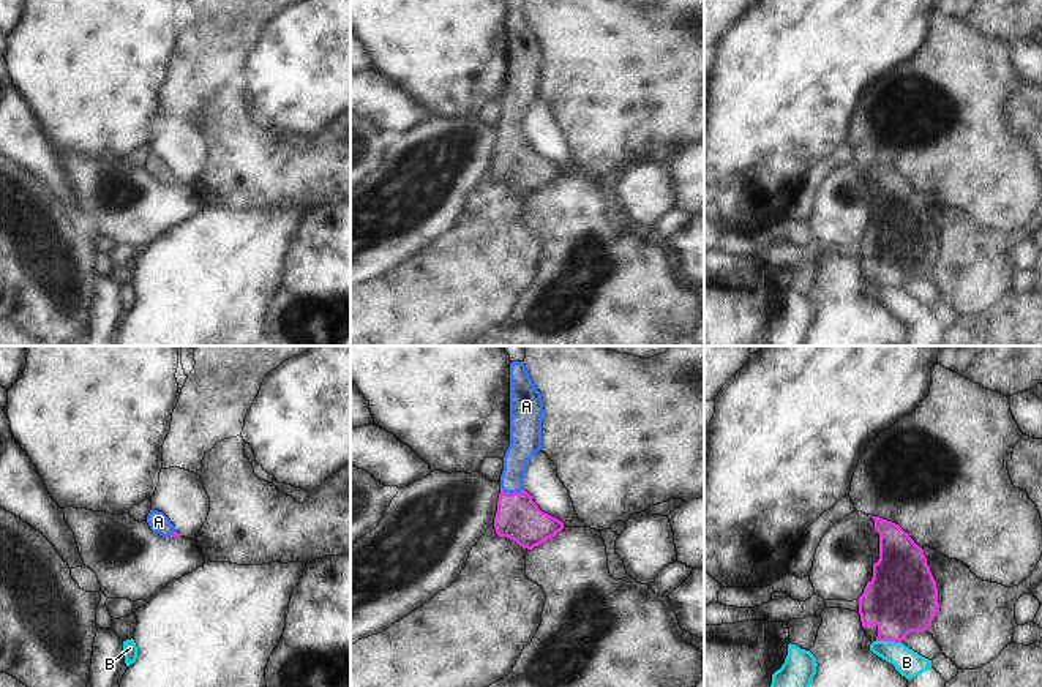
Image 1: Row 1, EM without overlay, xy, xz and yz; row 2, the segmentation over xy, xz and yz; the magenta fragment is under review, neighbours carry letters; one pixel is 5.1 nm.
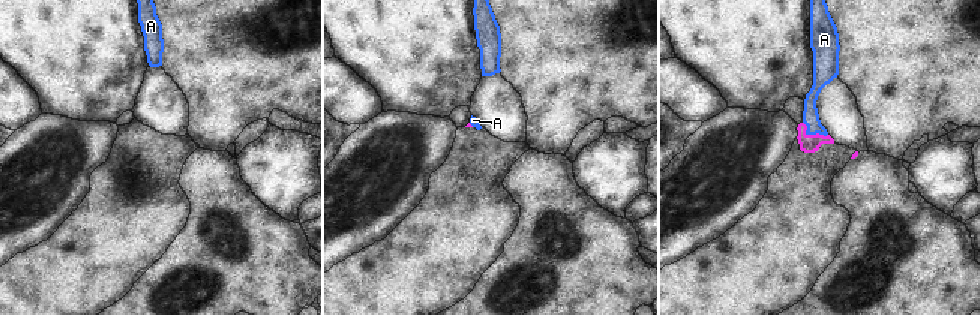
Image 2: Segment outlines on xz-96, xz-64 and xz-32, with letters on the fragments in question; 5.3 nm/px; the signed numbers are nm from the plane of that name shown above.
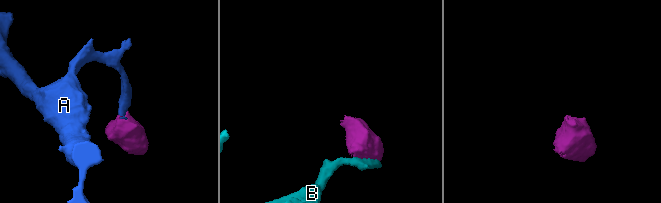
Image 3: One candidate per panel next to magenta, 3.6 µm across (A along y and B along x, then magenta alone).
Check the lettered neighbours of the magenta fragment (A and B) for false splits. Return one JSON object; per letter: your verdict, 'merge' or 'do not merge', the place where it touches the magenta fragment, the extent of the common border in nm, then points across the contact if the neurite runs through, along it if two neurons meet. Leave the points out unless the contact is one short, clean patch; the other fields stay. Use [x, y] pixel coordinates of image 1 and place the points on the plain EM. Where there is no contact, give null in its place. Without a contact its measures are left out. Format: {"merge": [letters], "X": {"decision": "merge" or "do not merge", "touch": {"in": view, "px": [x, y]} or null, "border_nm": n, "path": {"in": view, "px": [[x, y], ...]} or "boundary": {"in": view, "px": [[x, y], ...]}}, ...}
{"merge": ["A"], "A": {"decision": "merge", "touch": {"in": "xz", "px": [513, 139]}, "border_nm": 130, "path": {"in": "xz", "px": [[518, 165], [513, 139], [513, 112], [523, 92]]}}, "B": {"decision": "do not merge", "touch": {"in": "yz", "px": [889, 286]}, "border_nm": 130, "boundary": {"in": "yz", "px": [[877, 285], [900, 289]]}}}

